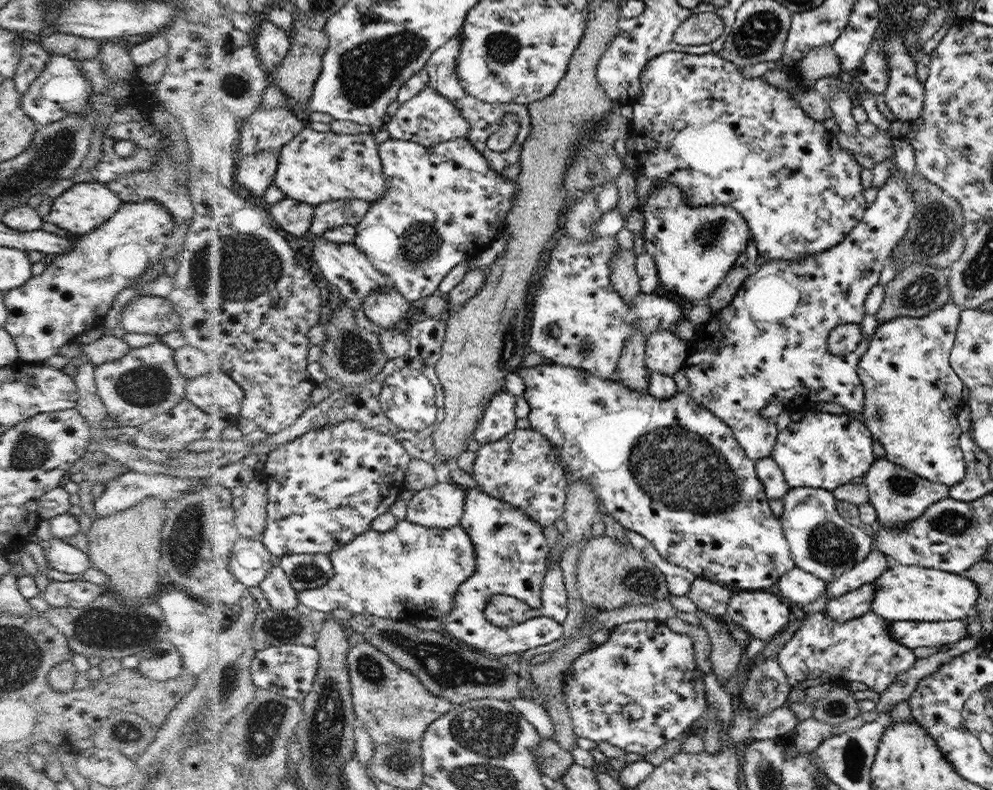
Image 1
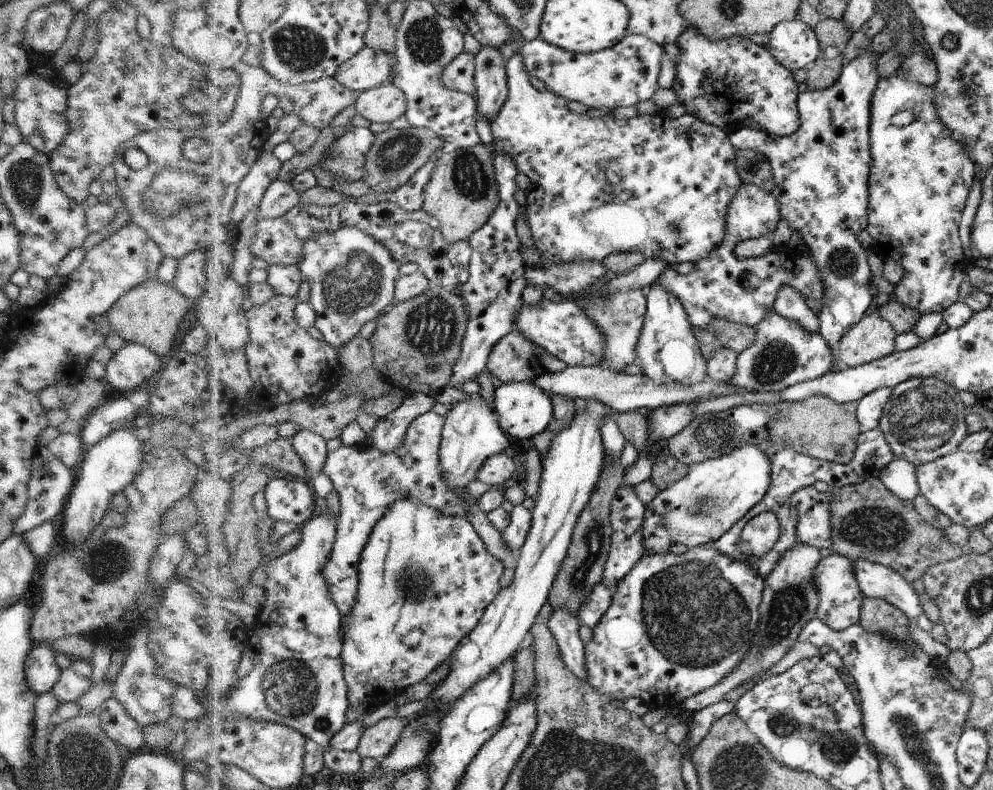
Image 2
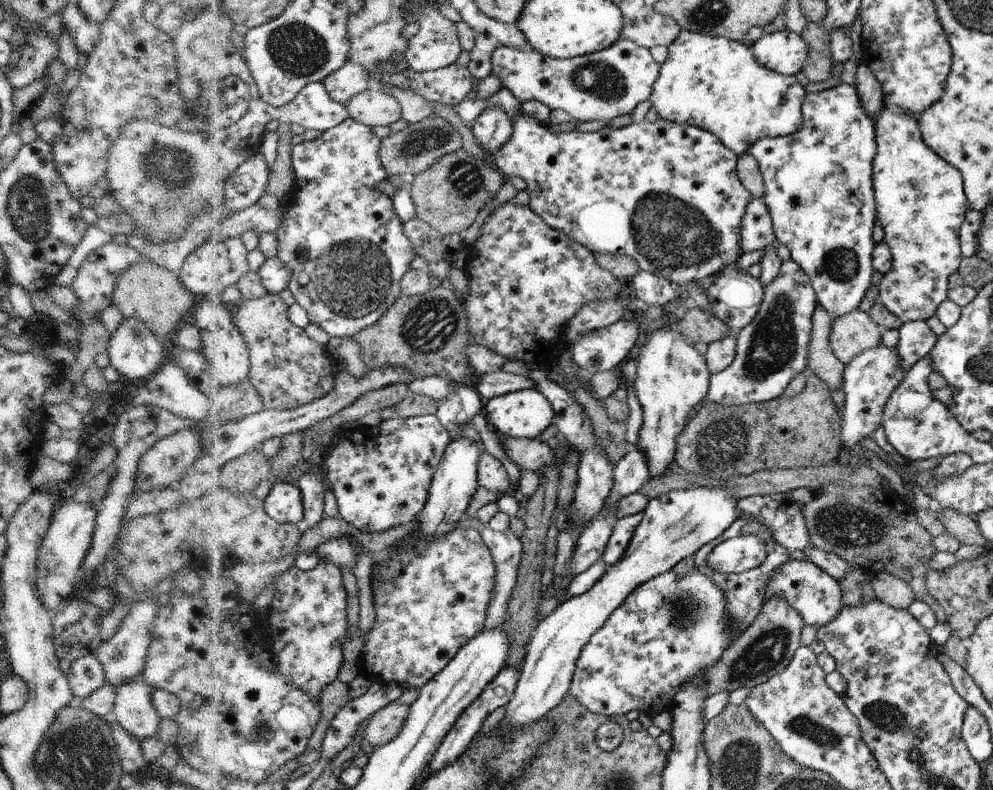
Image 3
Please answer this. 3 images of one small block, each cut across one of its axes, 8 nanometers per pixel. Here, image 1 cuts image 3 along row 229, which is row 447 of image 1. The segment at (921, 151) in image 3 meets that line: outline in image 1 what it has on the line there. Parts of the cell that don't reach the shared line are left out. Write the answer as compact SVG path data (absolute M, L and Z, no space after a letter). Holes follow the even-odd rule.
M950 303L922 318L901 317L878 325L857 369L865 387L865 408L861 414L865 425L874 430L874 438L878 438L878 444L884 448L885 458L922 478L946 483L949 487L962 481L966 470L960 448L962 430L956 420L962 410L964 384L949 363L961 312L960 307Z

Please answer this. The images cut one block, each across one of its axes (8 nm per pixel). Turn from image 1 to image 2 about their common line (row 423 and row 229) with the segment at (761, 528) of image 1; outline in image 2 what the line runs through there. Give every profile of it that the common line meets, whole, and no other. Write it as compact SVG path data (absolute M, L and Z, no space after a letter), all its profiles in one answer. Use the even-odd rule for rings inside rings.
M520 48L508 60L508 100L504 108L498 114L496 121L490 123L493 141L489 146L492 152L504 152L510 158L514 158L512 164L516 164L518 172L528 177L530 184L526 190L526 210L532 238L537 250L544 258L552 258L554 262L594 260L594 262L604 263L606 257L614 253L640 252L646 259L664 260L668 266L678 266L684 262L705 261L725 241L727 233L727 219L729 218L729 208L733 204L734 197L737 196L738 189L742 186L740 172L737 168L736 148L733 146L729 133L720 130L717 126L710 126L710 123L702 122L688 113L678 118L672 118L664 114L661 110L652 115L638 115L634 118L590 118L583 113L576 113L568 110L568 101L563 96L558 96L548 89L536 90L528 80L529 74L522 64L520 58Z

